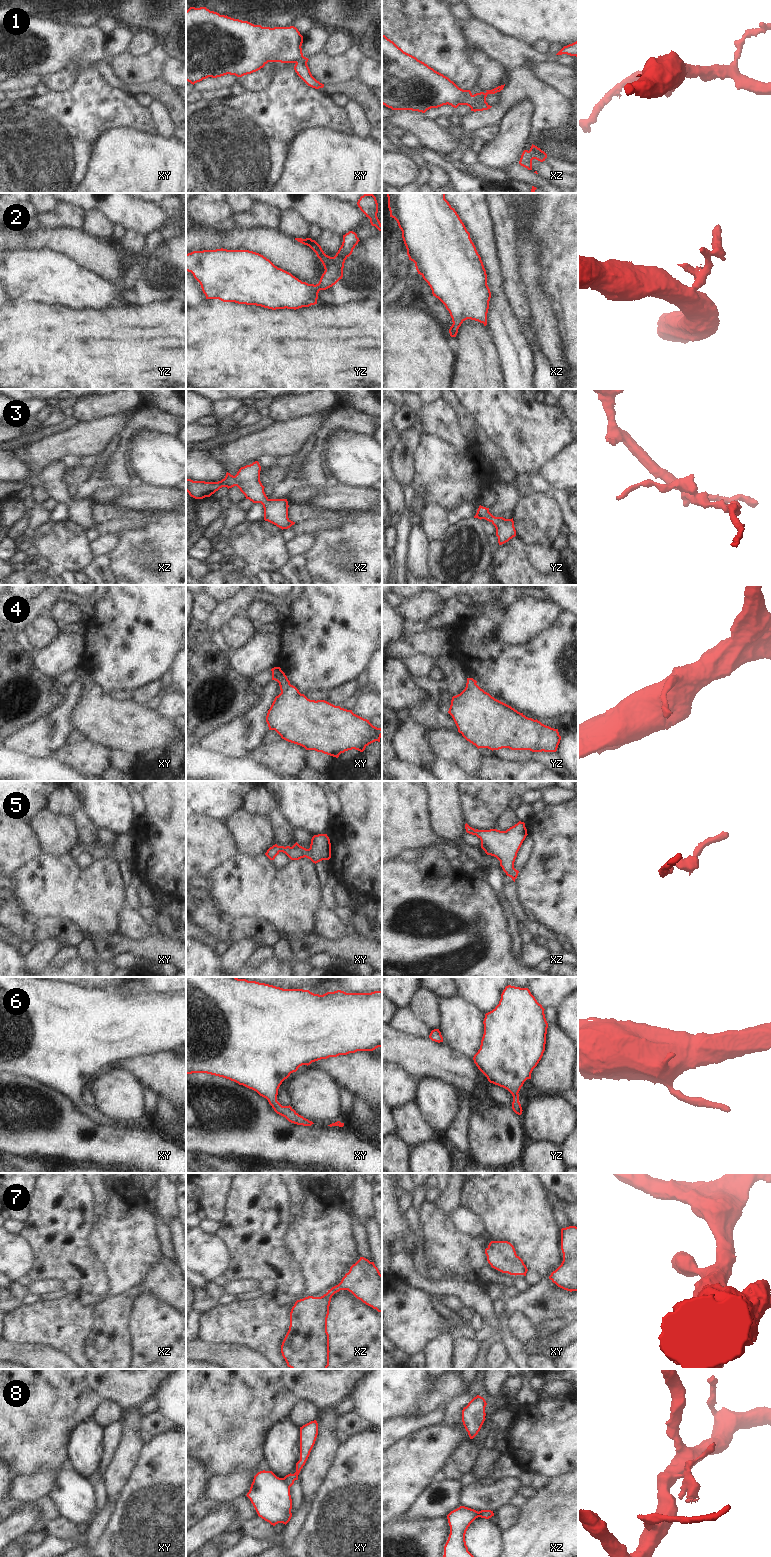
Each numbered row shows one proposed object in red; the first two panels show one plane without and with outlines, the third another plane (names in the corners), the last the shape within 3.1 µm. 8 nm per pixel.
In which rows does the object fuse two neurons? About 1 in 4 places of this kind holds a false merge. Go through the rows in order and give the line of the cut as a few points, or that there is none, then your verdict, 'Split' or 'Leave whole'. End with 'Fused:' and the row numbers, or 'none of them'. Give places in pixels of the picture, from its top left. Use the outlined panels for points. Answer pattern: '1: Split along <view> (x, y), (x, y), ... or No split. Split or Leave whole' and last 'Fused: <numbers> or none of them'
1: Split along xy (296, 62), (306, 64). Split
2: No split. Leave whole
3: No split. Leave whole
4: No split. Leave whole
5: No split. Leave whole
6: No split. Leave whole
7: No split. Leave whole
8: Split along xy (281, 1478), (289, 1488). Split
Fused: 1, 8

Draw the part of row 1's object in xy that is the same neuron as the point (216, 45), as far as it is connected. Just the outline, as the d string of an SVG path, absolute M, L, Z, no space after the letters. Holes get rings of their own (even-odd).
M206 7L186 11L186 81L191 84L208 77L227 74L242 77L263 68L268 62L307 64L302 53L303 36L294 26L262 27L220 15Z

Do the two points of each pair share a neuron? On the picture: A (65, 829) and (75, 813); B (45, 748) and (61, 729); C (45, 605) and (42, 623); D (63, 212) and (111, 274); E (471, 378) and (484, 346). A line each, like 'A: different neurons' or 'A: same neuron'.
A: different neurons
B: same neuron
C: different neurons
D: different neurons
E: same neuron

